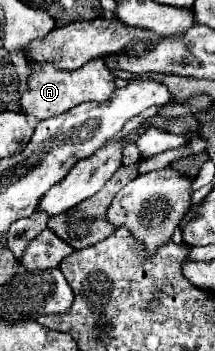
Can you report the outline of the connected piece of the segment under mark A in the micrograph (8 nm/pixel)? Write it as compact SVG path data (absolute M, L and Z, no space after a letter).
M94 58L74 72L52 70L52 68L48 68L48 64L36 66L34 70L36 70L34 76L28 78L28 90L22 94L18 104L24 114L34 116L36 120L46 120L46 118L58 116L58 114L62 114L82 102L88 102L88 100L106 102L116 90L116 84L114 84L116 74L104 64L102 58Z

